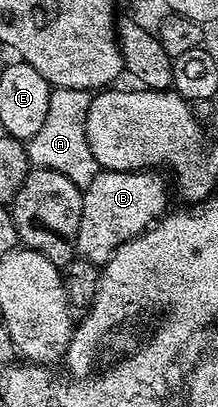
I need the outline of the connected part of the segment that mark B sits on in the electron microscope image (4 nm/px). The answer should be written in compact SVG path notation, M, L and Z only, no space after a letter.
M107 169L99 171L96 179L82 190L80 231L76 235L76 253L82 261L91 261L99 267L133 237L145 233L167 212L166 181L161 172L139 171L125 173Z

